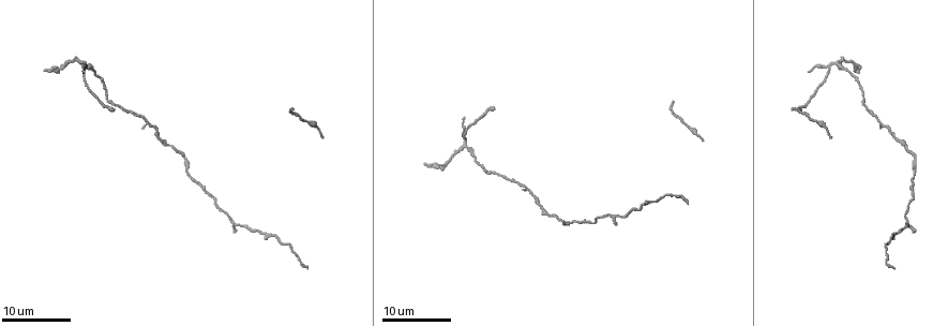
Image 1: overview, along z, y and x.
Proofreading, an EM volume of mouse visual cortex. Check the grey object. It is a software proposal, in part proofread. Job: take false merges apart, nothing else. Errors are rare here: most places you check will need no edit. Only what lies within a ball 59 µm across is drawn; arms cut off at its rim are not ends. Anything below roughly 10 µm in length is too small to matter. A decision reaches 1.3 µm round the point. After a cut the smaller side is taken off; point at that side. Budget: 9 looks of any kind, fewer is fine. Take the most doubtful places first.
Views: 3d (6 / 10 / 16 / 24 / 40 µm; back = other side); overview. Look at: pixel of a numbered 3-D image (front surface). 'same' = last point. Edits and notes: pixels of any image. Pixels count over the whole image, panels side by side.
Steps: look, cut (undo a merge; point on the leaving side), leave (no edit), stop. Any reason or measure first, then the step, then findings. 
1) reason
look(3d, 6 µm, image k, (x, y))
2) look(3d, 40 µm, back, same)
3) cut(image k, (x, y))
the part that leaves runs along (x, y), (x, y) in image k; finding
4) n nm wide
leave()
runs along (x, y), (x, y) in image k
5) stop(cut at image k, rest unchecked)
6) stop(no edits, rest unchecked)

thick turns thin
look(3d, 24 µm, image 1, (892, 236))

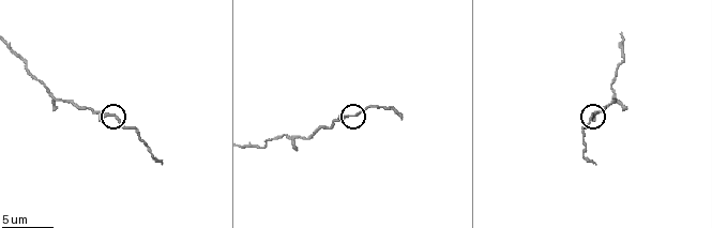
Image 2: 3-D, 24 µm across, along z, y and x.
look(3d, 10 µm, image 2, (349, 116))

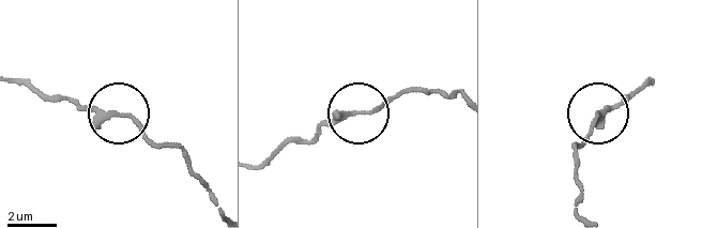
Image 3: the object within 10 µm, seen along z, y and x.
180 nm wide
leave()
continuous, no second neuron

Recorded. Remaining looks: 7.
thin neck
look(3d, 6 µm, image 2, (62, 101))

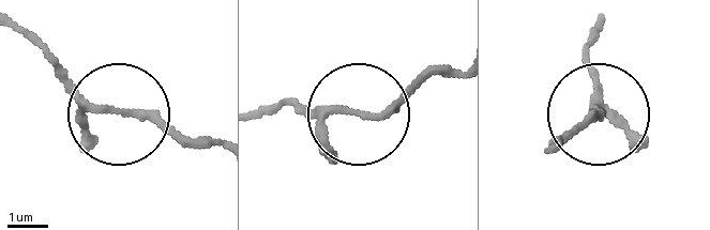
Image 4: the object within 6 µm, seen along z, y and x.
130 nm wide
leave()
runs along (17, 21), (78, 93), (161, 117), (187, 141) in image 4; one neuron here

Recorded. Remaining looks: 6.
narrows sharply
look(3d, 16 µm, image 1, (863, 96))

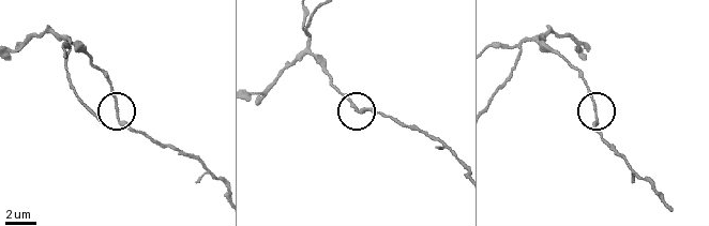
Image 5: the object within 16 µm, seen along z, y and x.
look(3d, 10 µm, image 5, (357, 110))

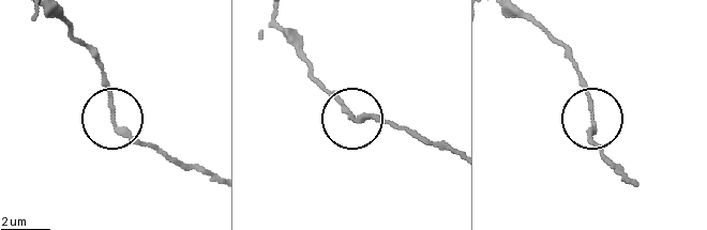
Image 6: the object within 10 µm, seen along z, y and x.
look(3d, 6 µm, image 6, (593, 114))

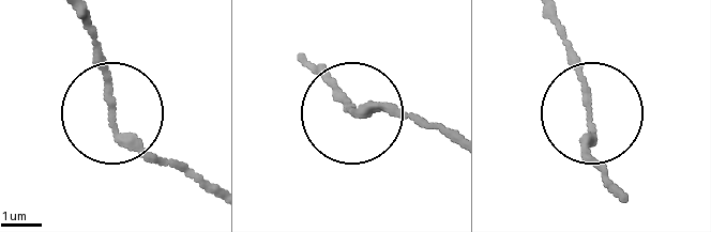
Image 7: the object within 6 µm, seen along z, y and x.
leave()
runs along (214, 191), (122, 137), (91, 28) in image 7; continuous, no second neuron

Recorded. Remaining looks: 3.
thick turns thin
look(3d, 16 µm, image 1, (913, 156))

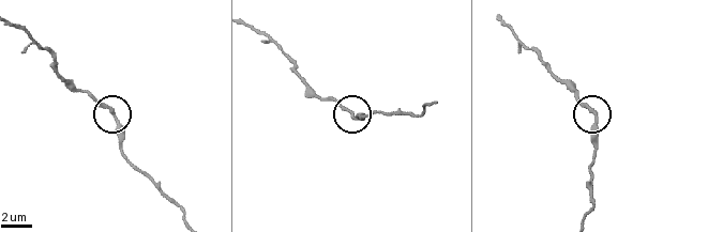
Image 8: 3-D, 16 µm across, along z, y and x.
look(3d, 6 µm, image 8, (112, 112))

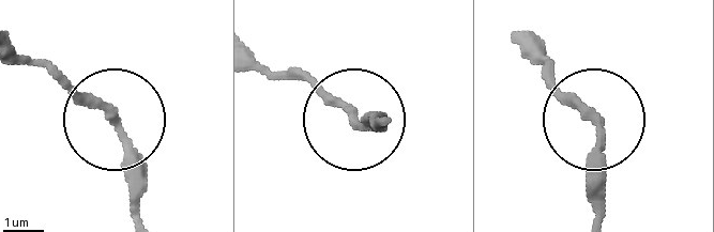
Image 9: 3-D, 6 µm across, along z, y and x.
look(3d, 6 µm, back, image 9, (354, 117))

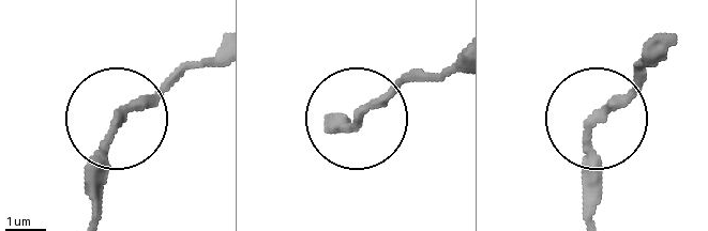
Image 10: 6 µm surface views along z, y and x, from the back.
leave()
one neuron here

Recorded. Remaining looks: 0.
stop(no edits, rest unchecked)

